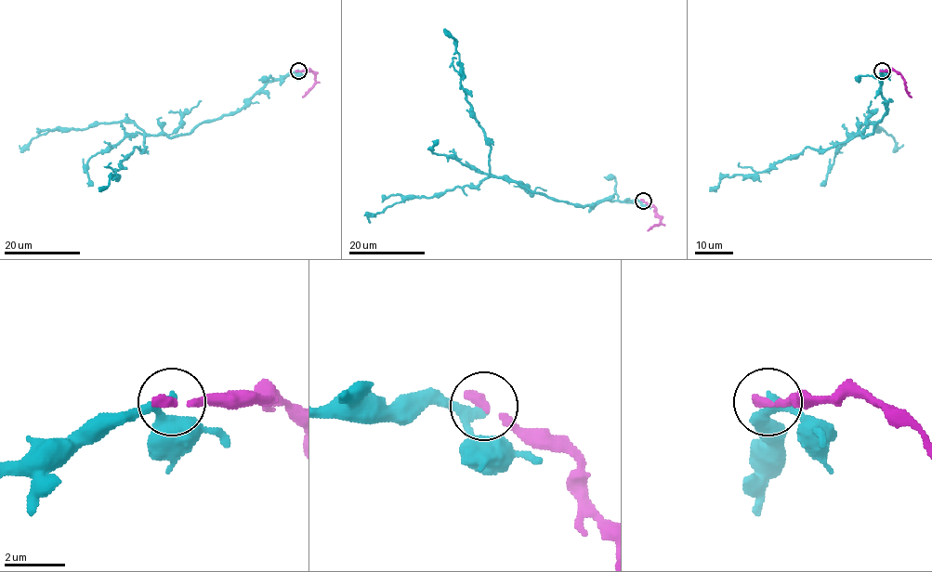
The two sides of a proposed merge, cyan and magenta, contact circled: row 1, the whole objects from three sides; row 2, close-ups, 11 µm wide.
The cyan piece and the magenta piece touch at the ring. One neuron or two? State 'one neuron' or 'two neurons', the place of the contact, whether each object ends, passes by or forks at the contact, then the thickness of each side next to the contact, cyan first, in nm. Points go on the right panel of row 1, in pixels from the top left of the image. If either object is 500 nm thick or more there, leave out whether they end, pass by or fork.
two neurons; at (882, 71); cyan passes by; magenta ends there; 240 nm thick on the cyan side, 320 nm on the other

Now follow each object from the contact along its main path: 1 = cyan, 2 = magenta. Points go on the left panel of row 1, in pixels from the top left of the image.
1: (297, 71), (269, 81), (233, 112), (203, 122), (189, 133), (144, 136), (146, 148), (136, 147), (98, 190)
2: (297, 71), (310, 70), (315, 74), (315, 84), (302, 97)

